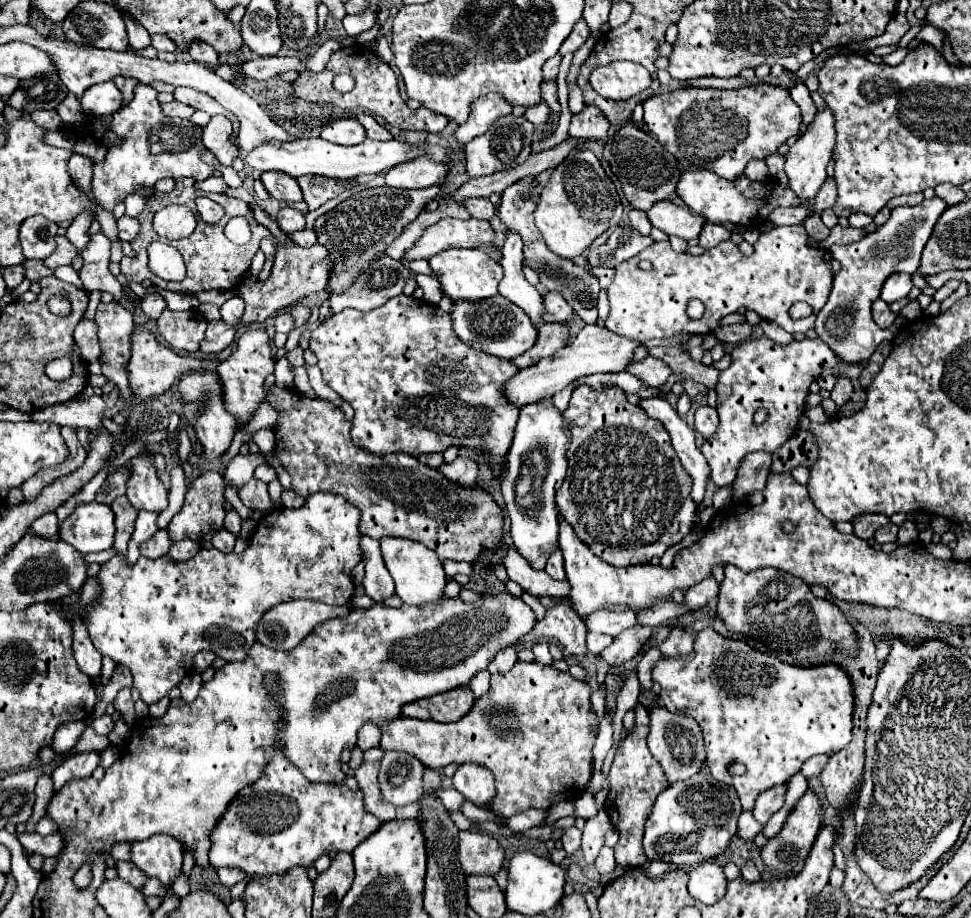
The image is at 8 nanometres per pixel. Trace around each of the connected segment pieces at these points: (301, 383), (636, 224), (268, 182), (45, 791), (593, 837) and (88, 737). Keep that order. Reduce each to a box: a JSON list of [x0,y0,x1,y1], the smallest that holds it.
[[293,368,315,396],[629,210,651,236],[261,172,303,204],[25,776,55,832],[581,812,611,864],[73,718,109,752]]

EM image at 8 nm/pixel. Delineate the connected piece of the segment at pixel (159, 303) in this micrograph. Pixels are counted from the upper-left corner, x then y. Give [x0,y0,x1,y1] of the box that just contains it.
[141,292,167,320]

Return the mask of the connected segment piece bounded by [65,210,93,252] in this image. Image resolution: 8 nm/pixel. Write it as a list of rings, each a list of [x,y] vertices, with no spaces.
[[[83,210],[73,222],[71,222],[71,226],[67,228],[67,238],[69,238],[69,242],[73,242],[75,244],[75,248],[81,252],[87,244],[89,244],[89,226],[91,226],[91,220],[93,220],[93,216],[91,216],[91,212],[89,210]]]

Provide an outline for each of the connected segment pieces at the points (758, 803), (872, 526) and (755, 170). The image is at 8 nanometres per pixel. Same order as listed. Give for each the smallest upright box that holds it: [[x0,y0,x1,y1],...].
[[753,784,785,824],[853,514,889,538],[743,160,771,182]]

